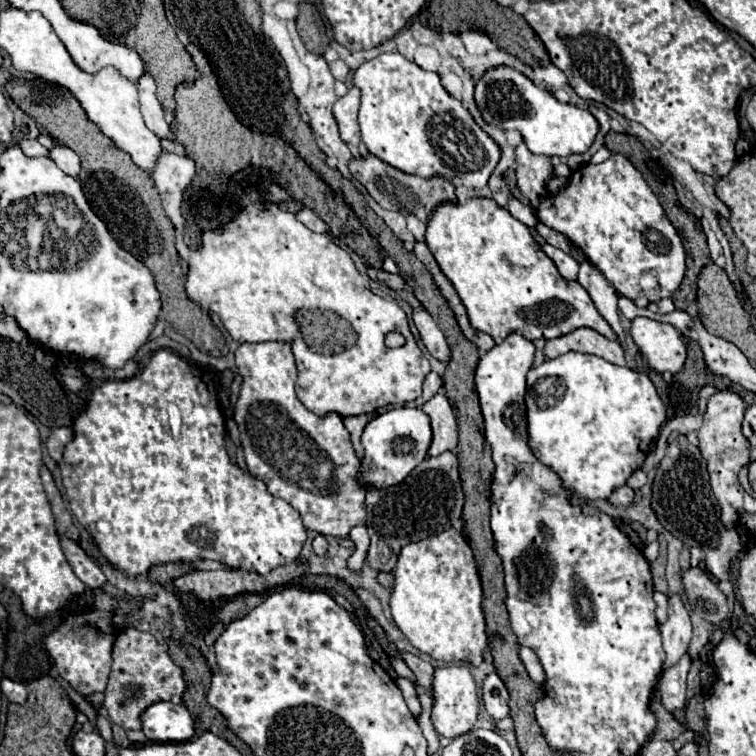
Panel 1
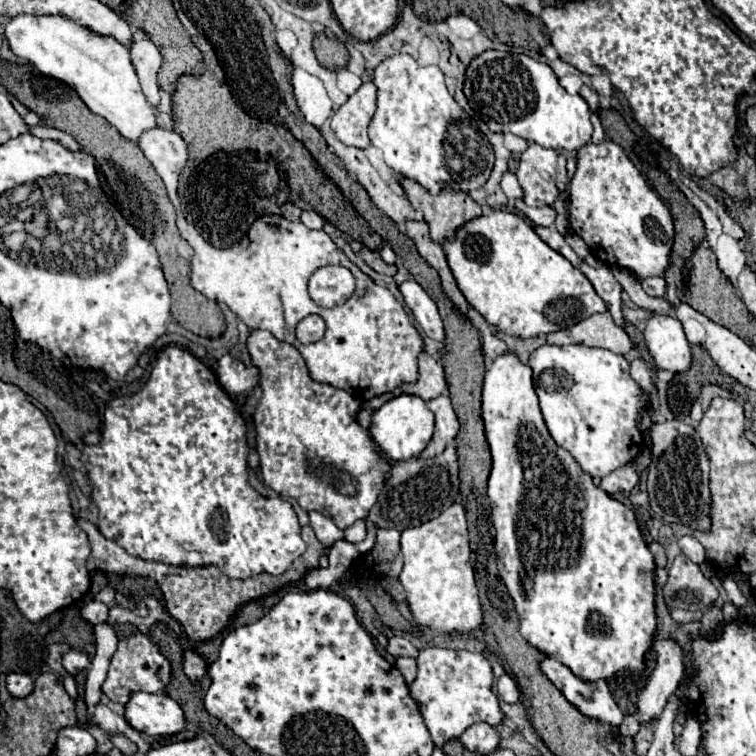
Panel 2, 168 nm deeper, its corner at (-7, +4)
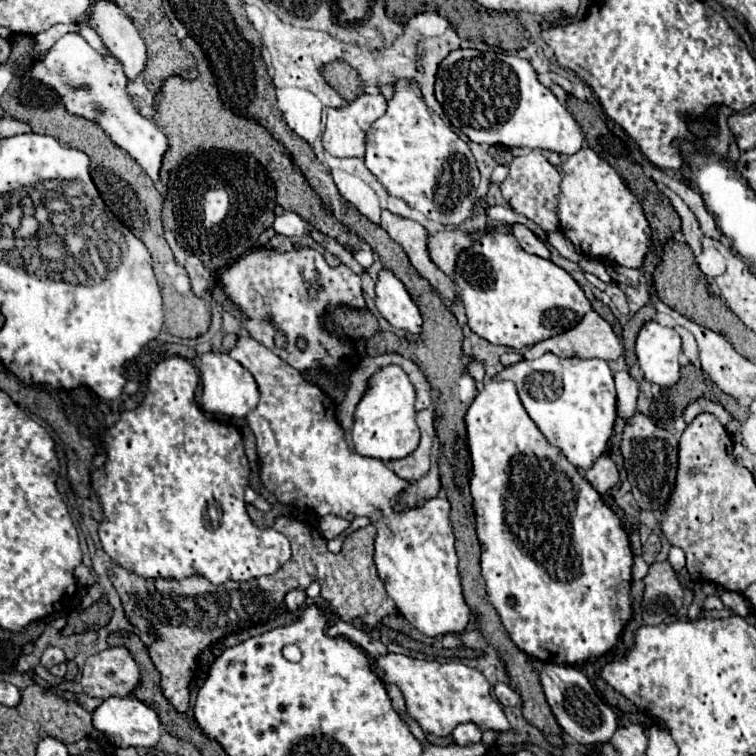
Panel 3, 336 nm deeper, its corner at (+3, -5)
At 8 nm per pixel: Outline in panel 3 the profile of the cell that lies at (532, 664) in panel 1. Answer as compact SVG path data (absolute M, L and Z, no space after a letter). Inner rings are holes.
M546 664L540 672L540 682L546 694L546 700L562 726L562 730L574 738L580 744L598 744L598 742L608 742L618 728L616 714L612 708L600 700L600 696L594 696L594 688L590 680L572 666L558 666L558 664Z

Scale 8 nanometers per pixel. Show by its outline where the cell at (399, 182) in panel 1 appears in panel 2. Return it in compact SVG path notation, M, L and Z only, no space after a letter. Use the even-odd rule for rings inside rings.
M400 179L400 183L412 207L424 213L434 243L442 245L444 241L452 241L458 227L484 215L484 209L462 191L444 189L442 195L430 195L412 179Z

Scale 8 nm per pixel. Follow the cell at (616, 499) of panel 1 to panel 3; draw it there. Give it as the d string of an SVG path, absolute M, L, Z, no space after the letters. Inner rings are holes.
M610 456L598 458L596 464L584 476L598 494L606 494L608 490L612 490L620 482L616 464L610 460Z

